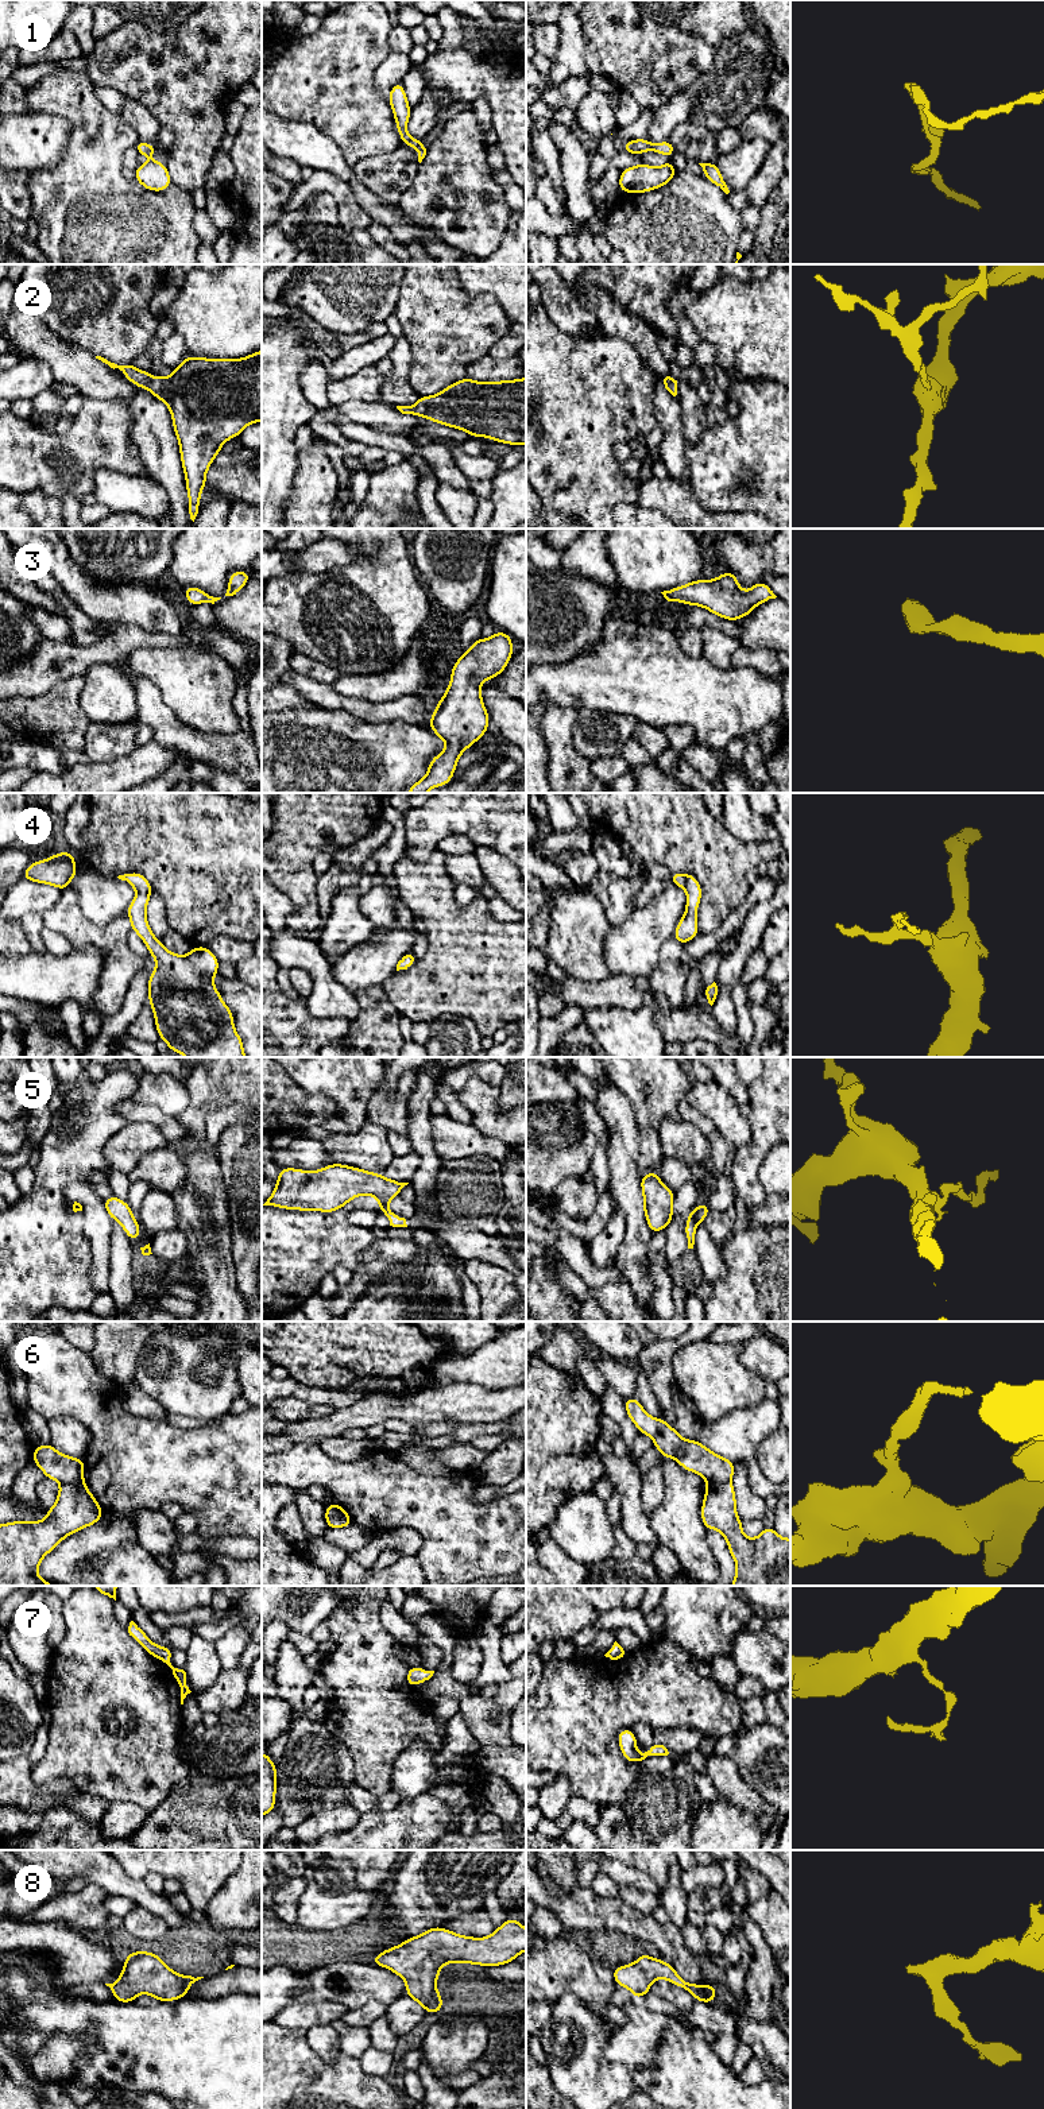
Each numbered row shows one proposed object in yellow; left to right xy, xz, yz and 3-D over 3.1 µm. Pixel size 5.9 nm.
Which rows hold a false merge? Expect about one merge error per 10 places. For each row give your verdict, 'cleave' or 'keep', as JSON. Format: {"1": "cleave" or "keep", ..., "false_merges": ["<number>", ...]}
{"1": "keep", "2": "keep", "3": "keep", "4": "keep", "5": "keep", "6": "cleave", "7": "keep", "8": "keep", "false_merges": ["6"]}

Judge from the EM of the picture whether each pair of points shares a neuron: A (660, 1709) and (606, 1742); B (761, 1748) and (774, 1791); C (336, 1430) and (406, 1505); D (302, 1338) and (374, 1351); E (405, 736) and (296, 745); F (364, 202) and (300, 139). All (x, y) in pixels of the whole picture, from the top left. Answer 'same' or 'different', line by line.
A: same
B: same
C: different
D: same
E: same
F: same

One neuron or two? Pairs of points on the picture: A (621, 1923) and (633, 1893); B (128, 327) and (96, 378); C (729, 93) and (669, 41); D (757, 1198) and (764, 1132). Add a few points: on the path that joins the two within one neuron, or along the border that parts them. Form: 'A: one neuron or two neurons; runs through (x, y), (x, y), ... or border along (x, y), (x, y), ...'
A: two neurons; border along (618, 1895), (638, 1912)
B: two neurons; border along (66, 341), (86, 349), (95, 356)
C: two neurons; border along (716, 49), (714, 62), (680, 92)
D: one neuron; runs through (751, 1181), (751, 1157), (758, 1148)

